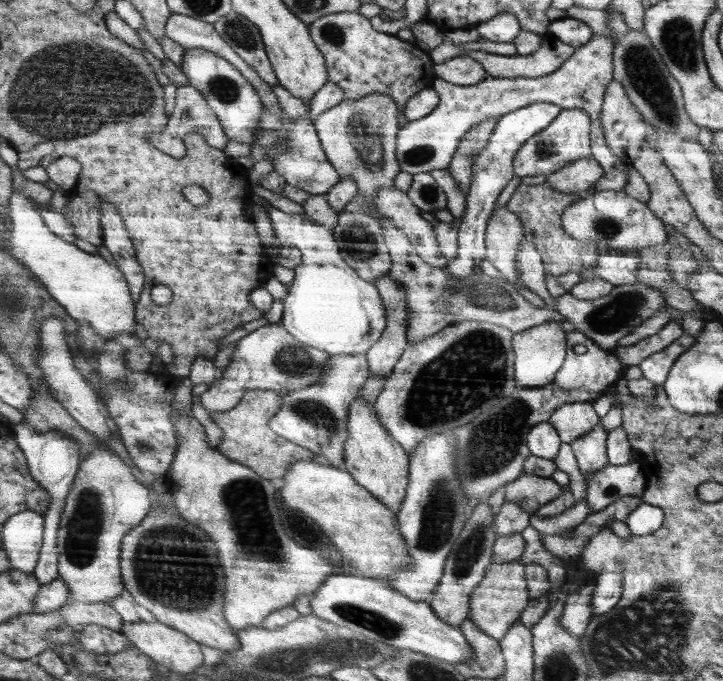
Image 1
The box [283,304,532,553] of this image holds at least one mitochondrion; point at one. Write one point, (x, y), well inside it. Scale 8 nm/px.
(471, 373)

